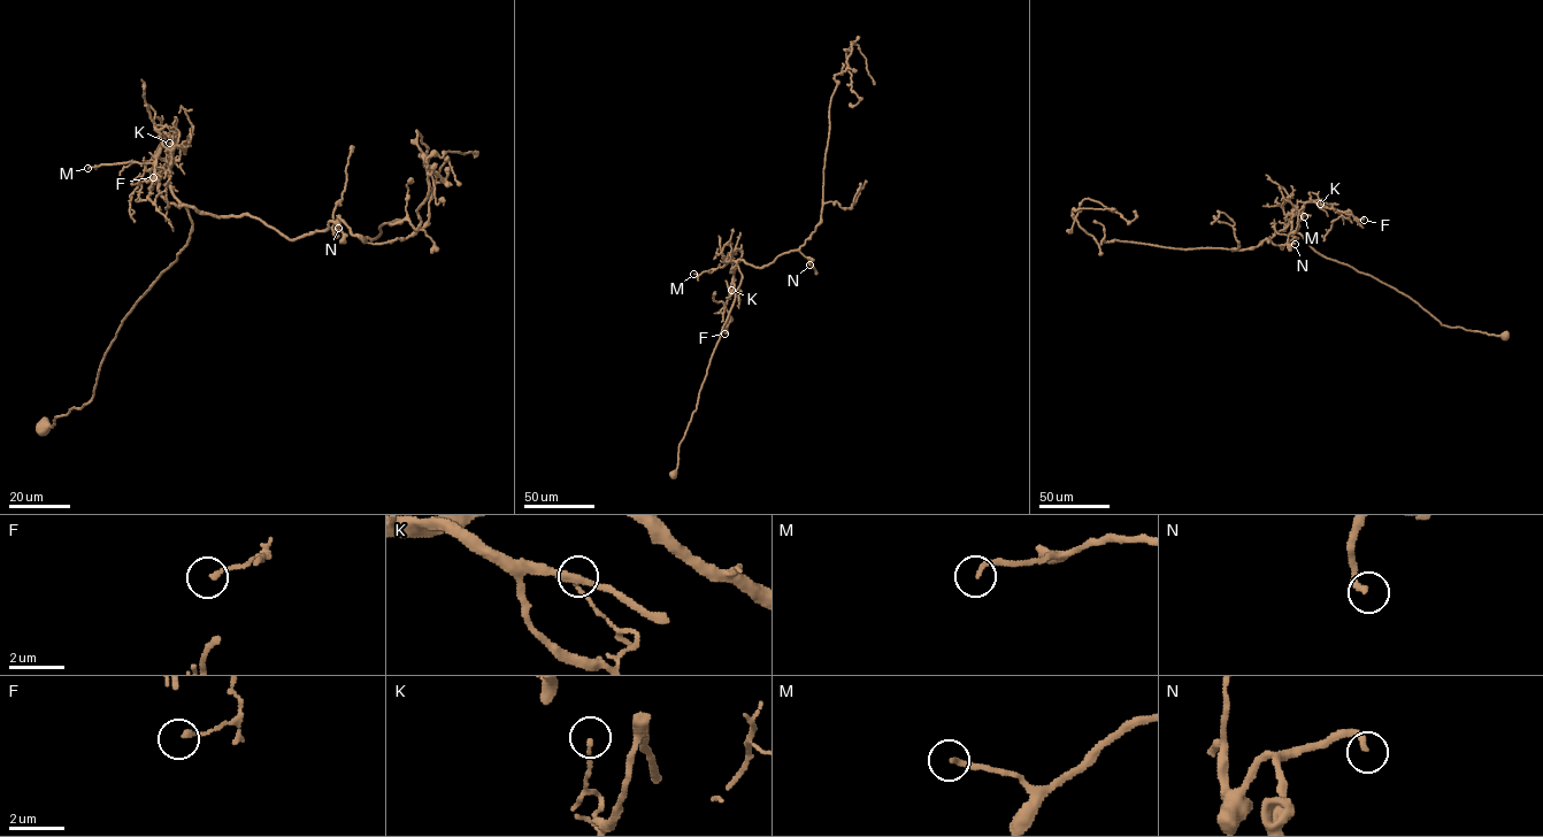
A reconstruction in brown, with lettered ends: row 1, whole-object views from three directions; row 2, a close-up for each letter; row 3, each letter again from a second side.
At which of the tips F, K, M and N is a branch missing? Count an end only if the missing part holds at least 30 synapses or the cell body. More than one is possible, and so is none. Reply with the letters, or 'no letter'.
N

